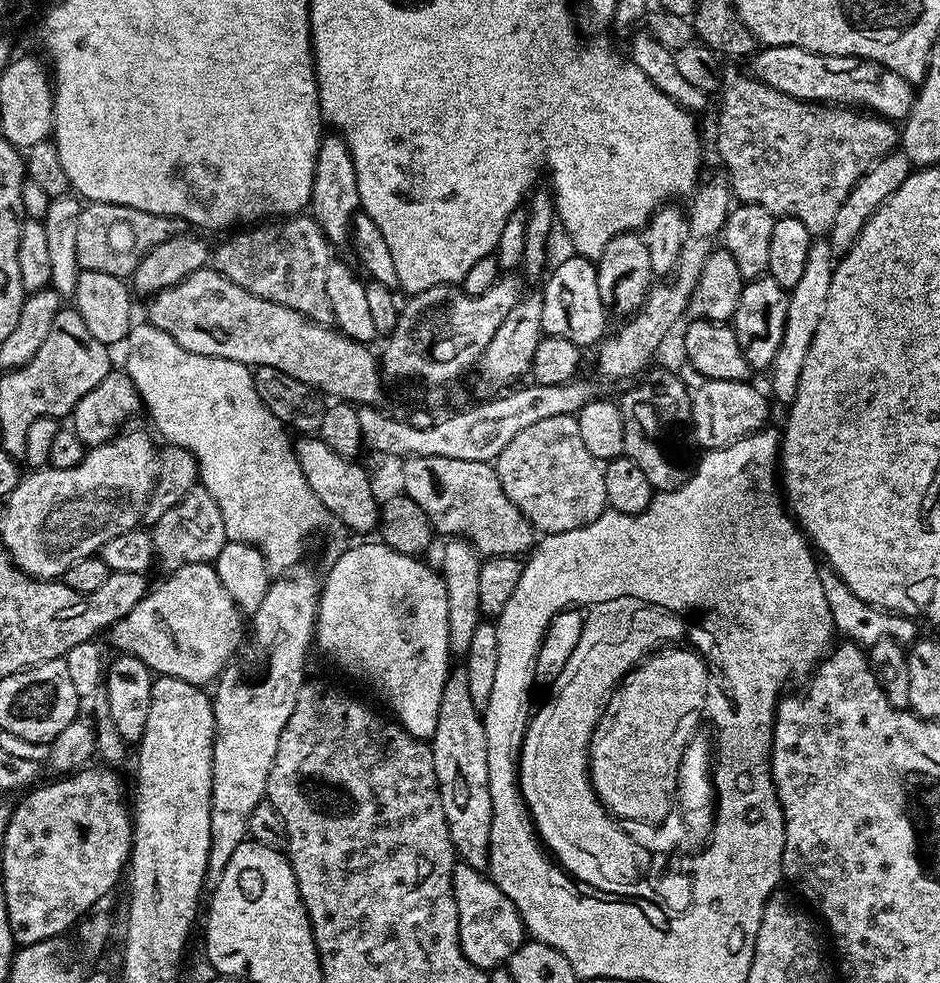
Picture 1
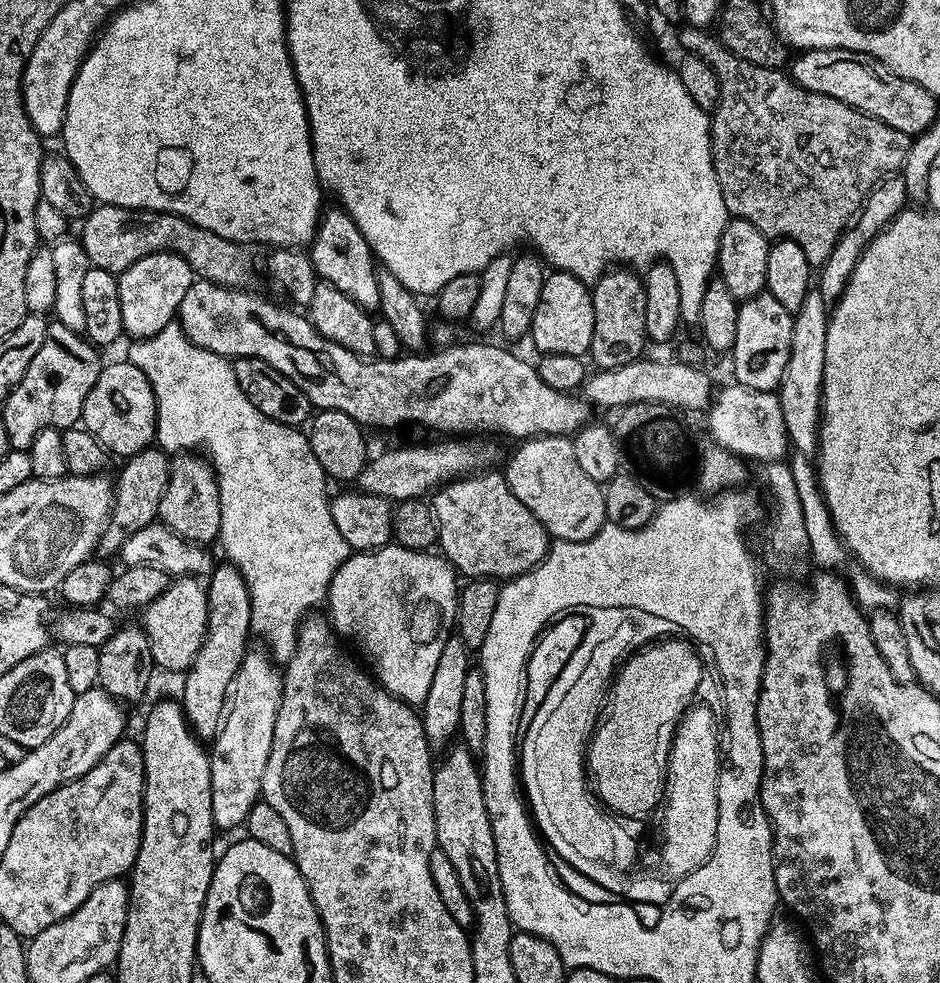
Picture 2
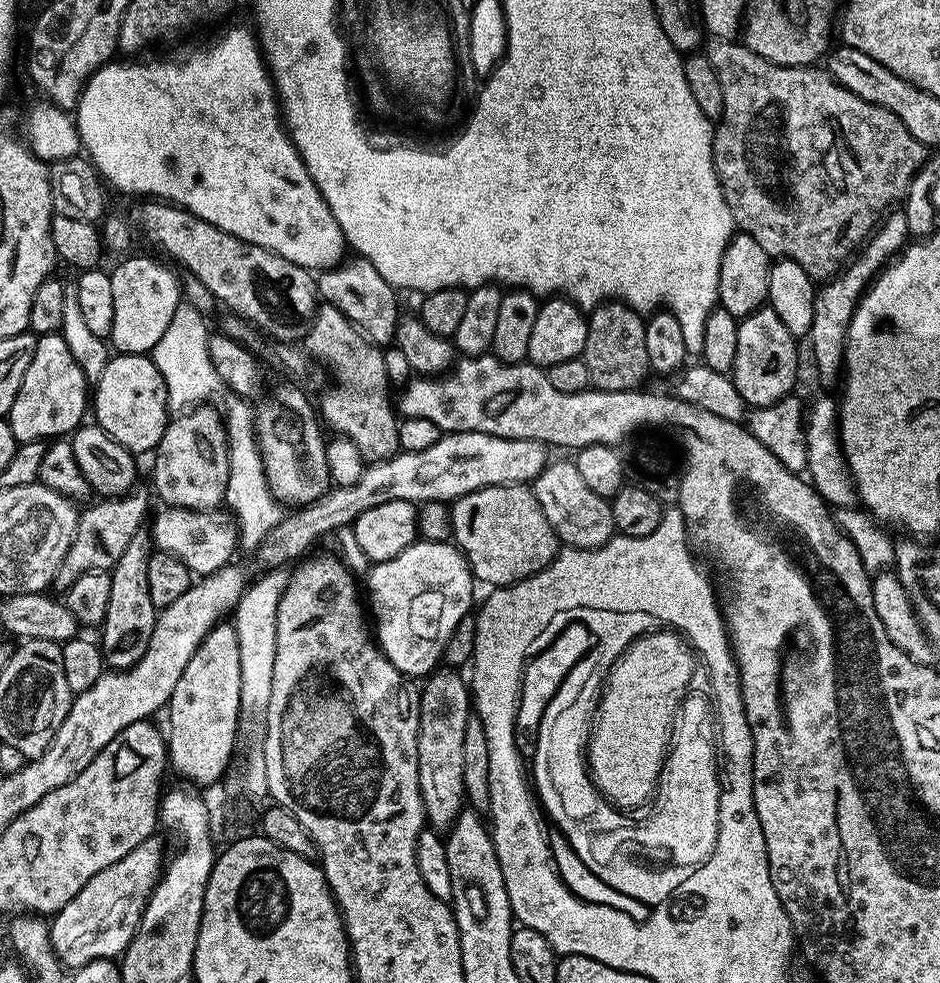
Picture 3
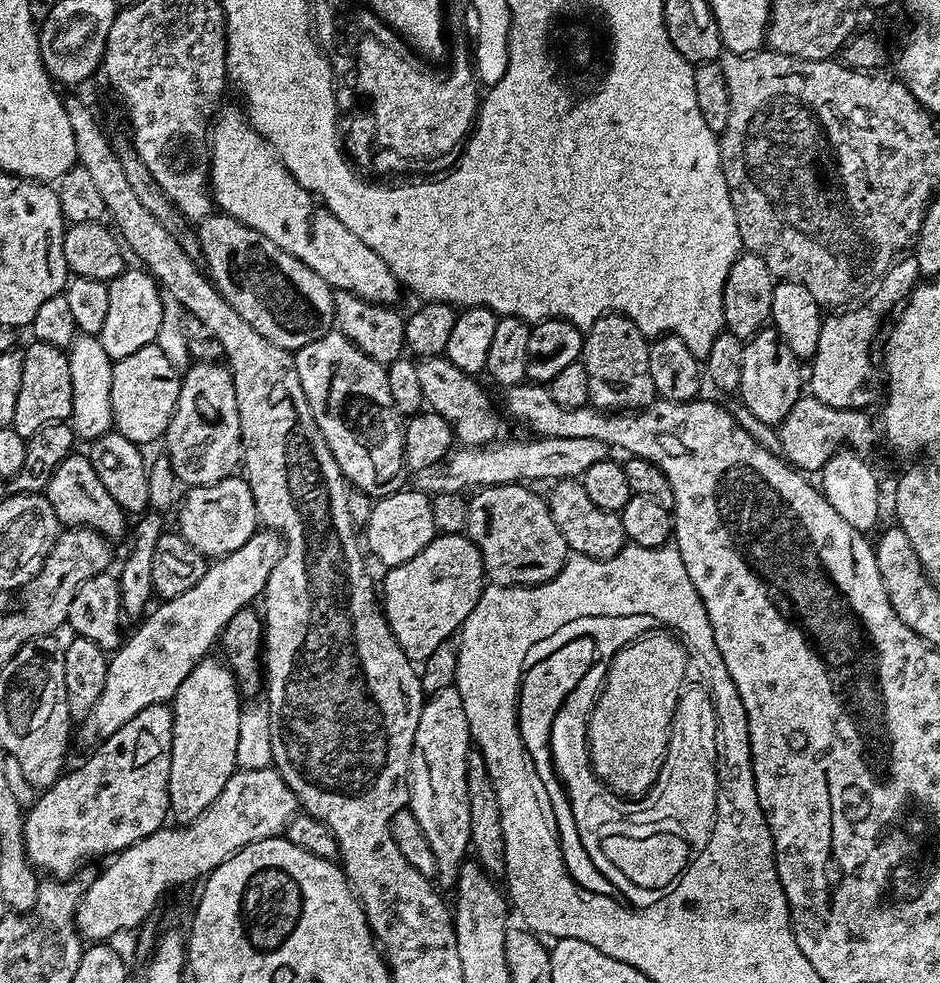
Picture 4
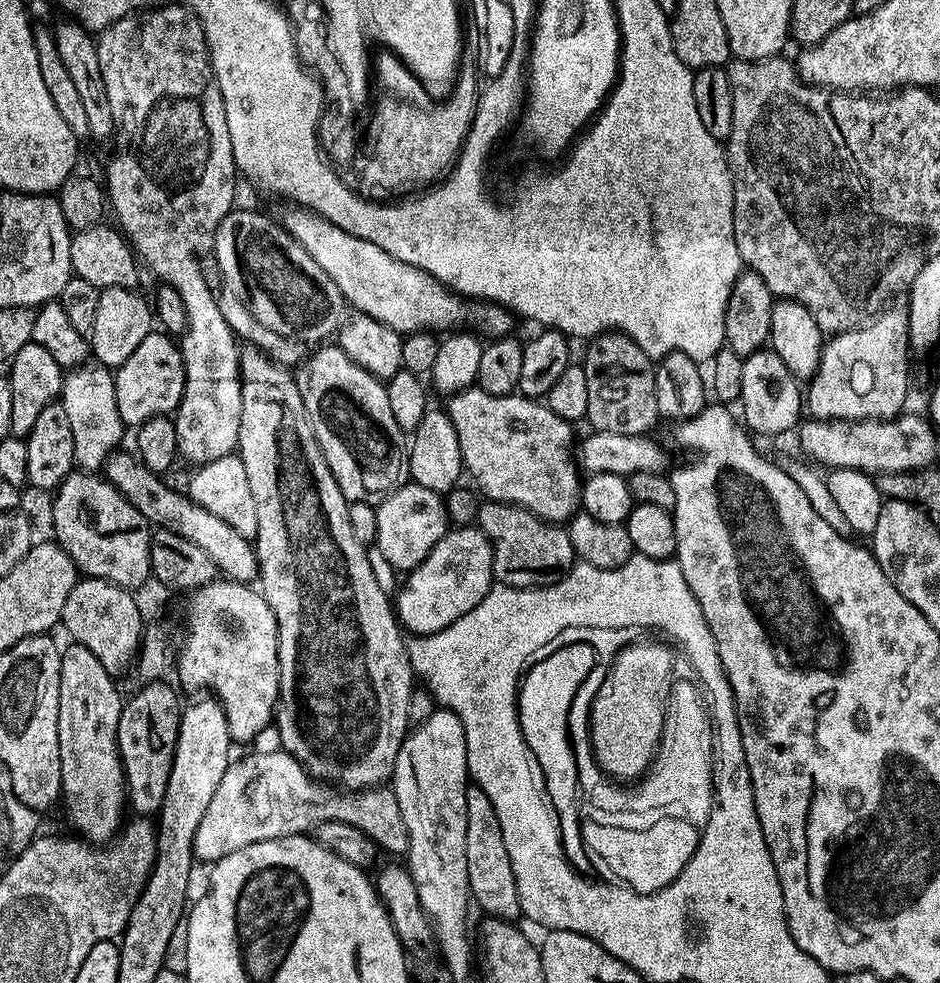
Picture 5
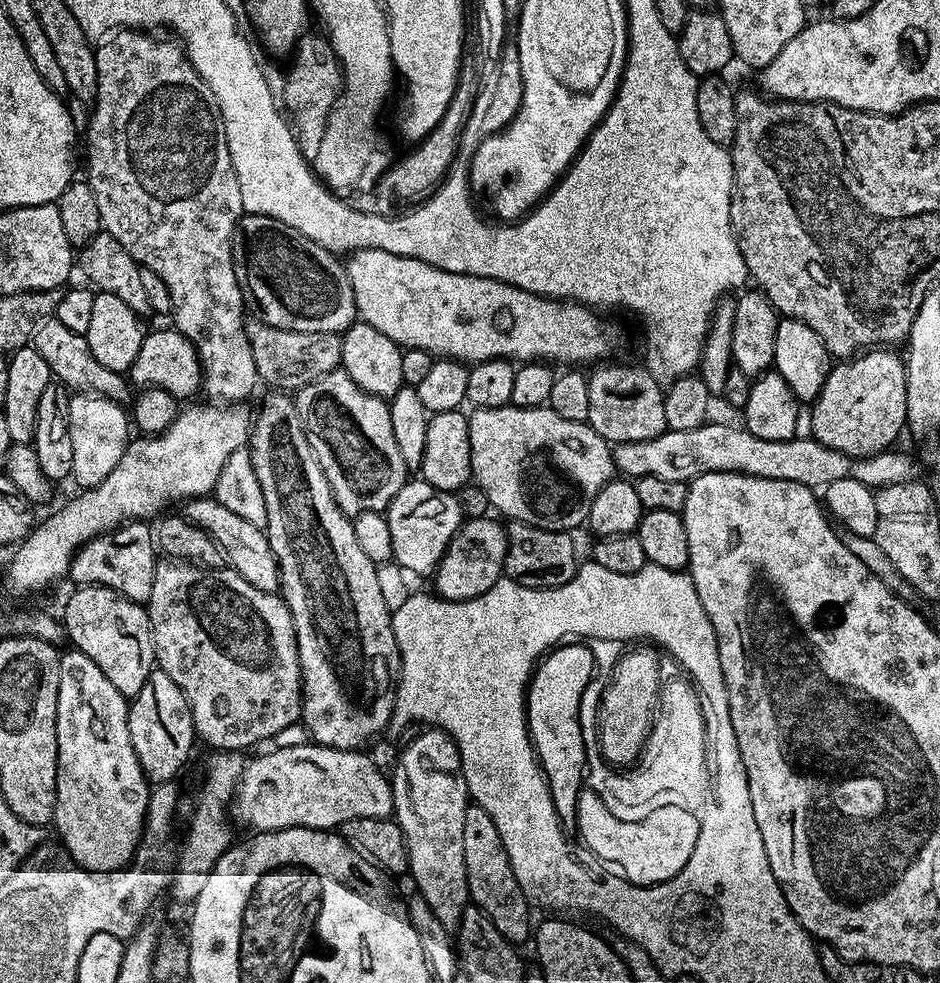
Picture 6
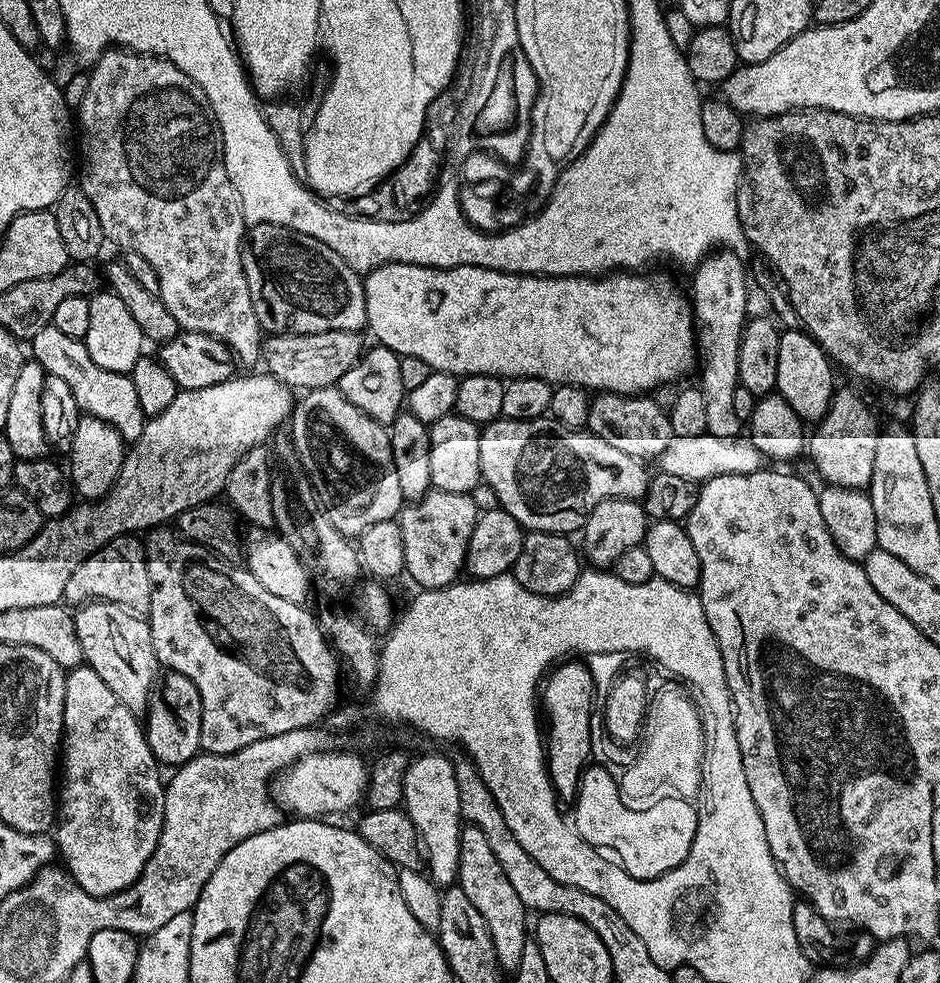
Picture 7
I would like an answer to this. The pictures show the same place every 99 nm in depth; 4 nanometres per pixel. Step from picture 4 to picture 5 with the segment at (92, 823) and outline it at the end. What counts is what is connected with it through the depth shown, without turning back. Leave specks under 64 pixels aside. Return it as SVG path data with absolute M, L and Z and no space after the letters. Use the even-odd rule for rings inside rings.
M148 682L120 709L118 718L118 746L120 761L124 764L126 800L133 813L148 818L159 813L162 798L166 798L166 782L170 782L170 766L178 742L182 700L176 697L177 689L168 682Z

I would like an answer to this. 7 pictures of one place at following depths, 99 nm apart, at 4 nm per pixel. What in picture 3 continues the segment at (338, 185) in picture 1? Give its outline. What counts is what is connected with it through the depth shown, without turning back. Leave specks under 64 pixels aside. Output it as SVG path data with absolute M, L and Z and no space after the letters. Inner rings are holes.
M349 255L334 268L325 268L315 277L319 299L334 305L355 328L360 330L371 344L388 346L395 341L396 323L400 321L402 309L397 289L392 287L378 270L374 270L365 256Z

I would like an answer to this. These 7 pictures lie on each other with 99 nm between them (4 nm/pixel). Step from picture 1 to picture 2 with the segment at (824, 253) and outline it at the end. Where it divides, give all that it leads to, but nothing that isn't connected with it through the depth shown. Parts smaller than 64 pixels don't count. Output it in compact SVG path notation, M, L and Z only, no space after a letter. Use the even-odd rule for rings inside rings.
M809 290L806 302L792 317L792 345L790 358L786 361L786 370L782 374L782 382L778 389L782 406L782 422L786 422L786 430L791 447L796 452L815 457L818 452L820 438L820 417L824 403L824 371L826 370L826 330L830 306L825 303L818 290Z

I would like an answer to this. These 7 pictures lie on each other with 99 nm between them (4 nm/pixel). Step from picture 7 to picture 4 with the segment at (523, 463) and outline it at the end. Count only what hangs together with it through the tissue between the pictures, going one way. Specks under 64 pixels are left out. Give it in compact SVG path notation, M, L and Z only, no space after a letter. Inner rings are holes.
M444 355L417 359L416 369L425 405L442 418L446 418L455 439L461 445L491 445L505 435L505 417L492 409L492 400L488 397L487 390L476 381L479 379L475 375L458 370L458 366L454 366L454 362L450 362Z

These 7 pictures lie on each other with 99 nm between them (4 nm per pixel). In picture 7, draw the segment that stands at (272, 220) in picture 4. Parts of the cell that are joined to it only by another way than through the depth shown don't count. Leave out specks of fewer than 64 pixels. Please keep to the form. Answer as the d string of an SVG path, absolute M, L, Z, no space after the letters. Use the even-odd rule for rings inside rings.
M384 264L381 268L376 268L373 272L367 273L363 277L364 293L366 294L366 314L368 322L366 325L367 331L372 331L377 336L379 343L383 347L388 348L397 356L409 356L410 358L422 358L422 362L426 362L426 366L430 366L433 372L449 372L451 376L457 378L462 376L473 376L474 374L490 374L491 376L499 376L501 378L515 378L517 376L529 376L530 378L542 378L548 381L549 384L555 386L558 384L577 384L579 388L587 388L593 393L599 394L602 392L617 392L619 396L638 396L641 394L651 393L651 388L660 388L663 384L672 384L675 380L680 380L688 371L695 369L698 364L698 329L694 323L694 313L690 307L689 301L680 293L680 288L672 280L667 280L664 276L644 276L648 274L637 274L632 270L613 270L607 274L594 276L519 276L513 272L499 272L498 270L490 270L482 266L458 266L457 268L427 268L426 266L418 266L417 264Z

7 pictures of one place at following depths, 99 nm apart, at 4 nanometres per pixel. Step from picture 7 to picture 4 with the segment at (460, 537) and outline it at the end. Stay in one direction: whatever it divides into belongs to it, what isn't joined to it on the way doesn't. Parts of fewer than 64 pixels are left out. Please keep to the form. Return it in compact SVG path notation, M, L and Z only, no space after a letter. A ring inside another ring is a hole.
M397 490L388 496L379 497L373 503L372 513L366 525L368 531L366 548L369 553L372 551L384 563L385 569L402 566L402 562L410 562L414 554L418 554L438 535L434 526L431 499L422 491L411 491Z

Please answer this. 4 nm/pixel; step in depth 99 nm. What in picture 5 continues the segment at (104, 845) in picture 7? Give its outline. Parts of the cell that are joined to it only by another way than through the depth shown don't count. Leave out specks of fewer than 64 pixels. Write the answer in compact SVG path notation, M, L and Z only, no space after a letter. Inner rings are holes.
M75 642L69 643L69 645L69 648L65 647L60 653L60 697L58 698L58 754L62 762L62 786L60 787L62 804L63 807L68 807L68 816L72 819L73 826L80 831L77 833L93 845L100 846L105 842L111 841L121 831L122 821L125 819L126 781L124 778L124 764L120 761L120 747L116 741L118 738L118 718L122 707L122 696L120 700L120 692L116 689L117 681L105 670L102 662L98 662L98 658L94 658L94 654L90 654L90 650L86 650L86 646Z

